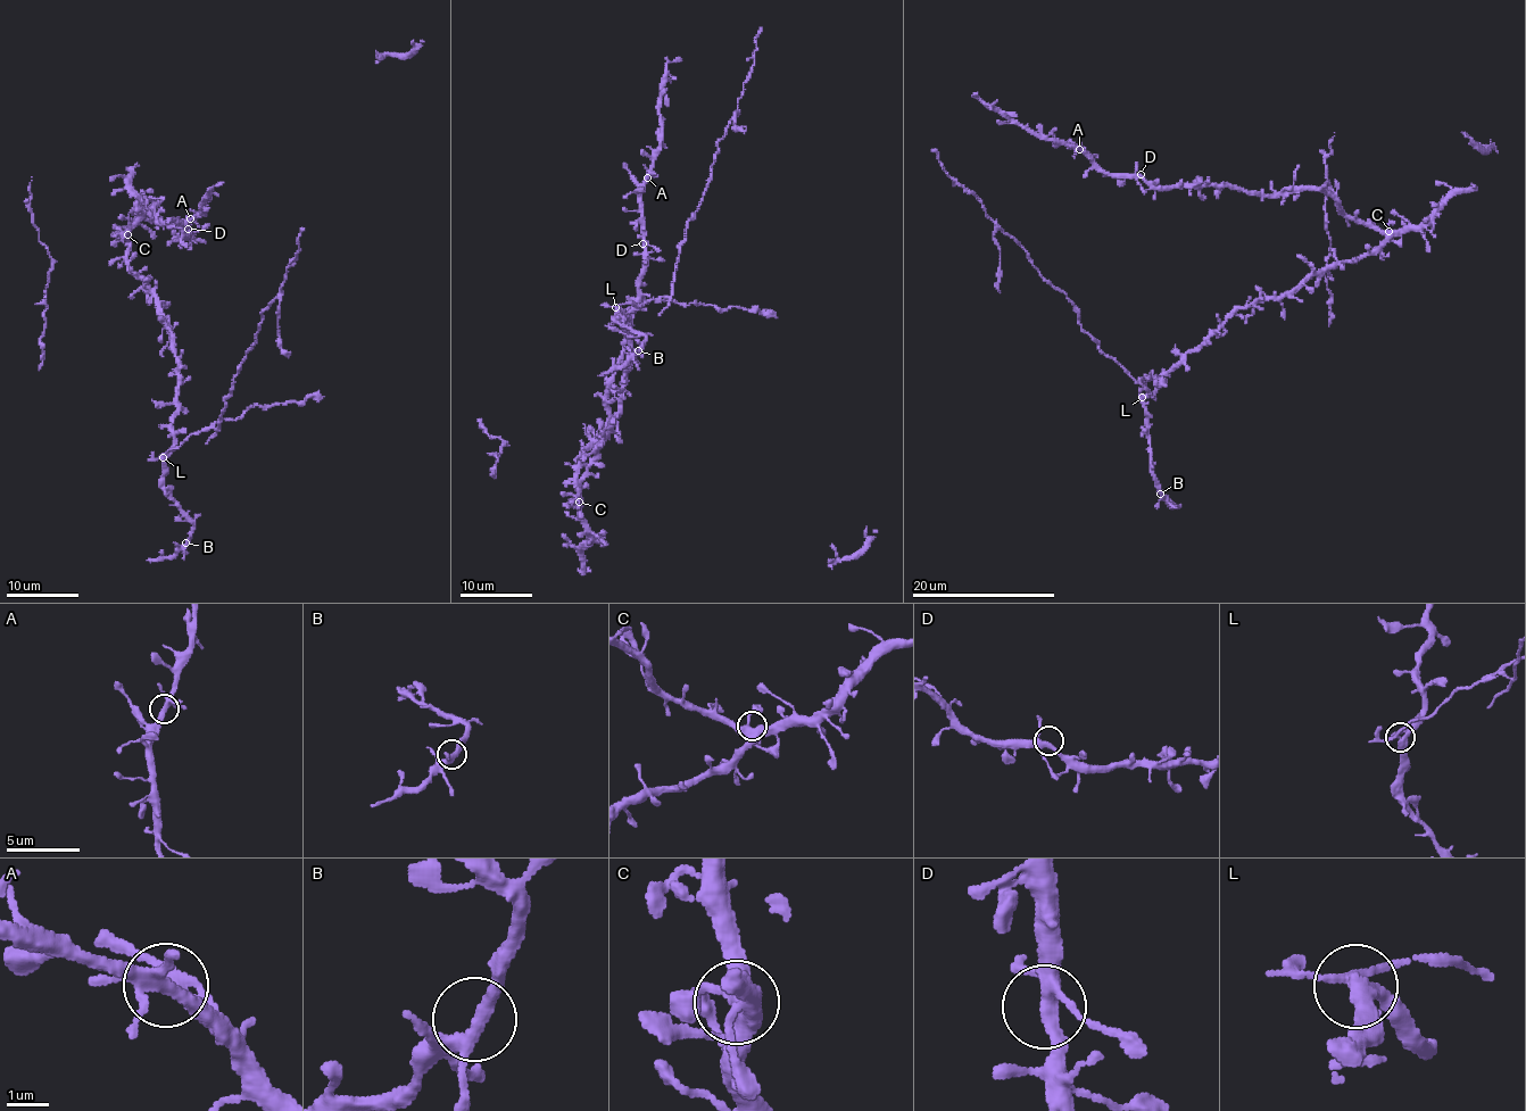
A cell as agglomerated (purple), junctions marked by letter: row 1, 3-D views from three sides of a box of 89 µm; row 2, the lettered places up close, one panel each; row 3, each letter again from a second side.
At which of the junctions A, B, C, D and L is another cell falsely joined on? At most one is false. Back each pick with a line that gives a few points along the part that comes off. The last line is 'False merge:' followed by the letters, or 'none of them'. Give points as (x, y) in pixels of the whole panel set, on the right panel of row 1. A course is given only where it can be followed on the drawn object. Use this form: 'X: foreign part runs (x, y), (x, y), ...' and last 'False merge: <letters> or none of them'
L: foreign part runs (1143, 397), (1144, 382), (1099, 348), (1067, 295), (1043, 278), (931, 150)
False merge: L

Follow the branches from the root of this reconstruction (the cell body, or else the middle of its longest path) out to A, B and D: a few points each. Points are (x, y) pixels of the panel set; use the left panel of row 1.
A: (160, 312), (129, 266), (125, 232), (155, 205), (155, 220), (174, 221), (189, 233), (188, 240), (190, 218)
B: (160, 312), (177, 363), (177, 415), (172, 423), (173, 446), (164, 467), (164, 491), (193, 524), (185, 542)
D: (160, 312), (129, 266), (125, 232), (155, 205), (155, 220), (174, 221), (188, 237), (188, 229)

